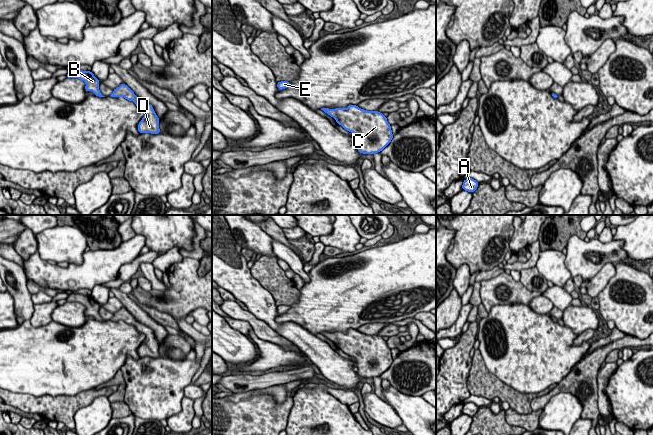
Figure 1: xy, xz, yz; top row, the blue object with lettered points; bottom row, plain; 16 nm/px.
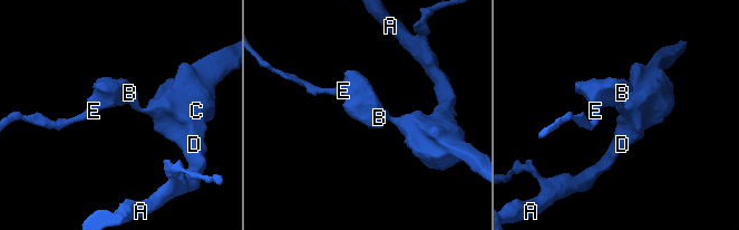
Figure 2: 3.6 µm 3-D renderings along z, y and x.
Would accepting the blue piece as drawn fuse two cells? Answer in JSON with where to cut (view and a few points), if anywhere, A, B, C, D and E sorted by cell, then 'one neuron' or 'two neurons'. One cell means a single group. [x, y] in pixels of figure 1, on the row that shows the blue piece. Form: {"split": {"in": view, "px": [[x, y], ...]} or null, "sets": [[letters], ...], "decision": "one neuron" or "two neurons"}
{"split": null, "sets": [["A", "B", "C", "D", "E"]], "decision": "one neuron"}

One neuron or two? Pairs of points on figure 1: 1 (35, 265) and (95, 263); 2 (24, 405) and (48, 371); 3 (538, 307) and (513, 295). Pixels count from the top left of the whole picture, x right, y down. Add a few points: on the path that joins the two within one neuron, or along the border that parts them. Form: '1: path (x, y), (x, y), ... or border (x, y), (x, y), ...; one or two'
1: path (50, 274), (80, 274); one
2: border (10, 390), (34, 396), (54, 396); two
3: border (541, 294), (534, 297), (528, 305); two

